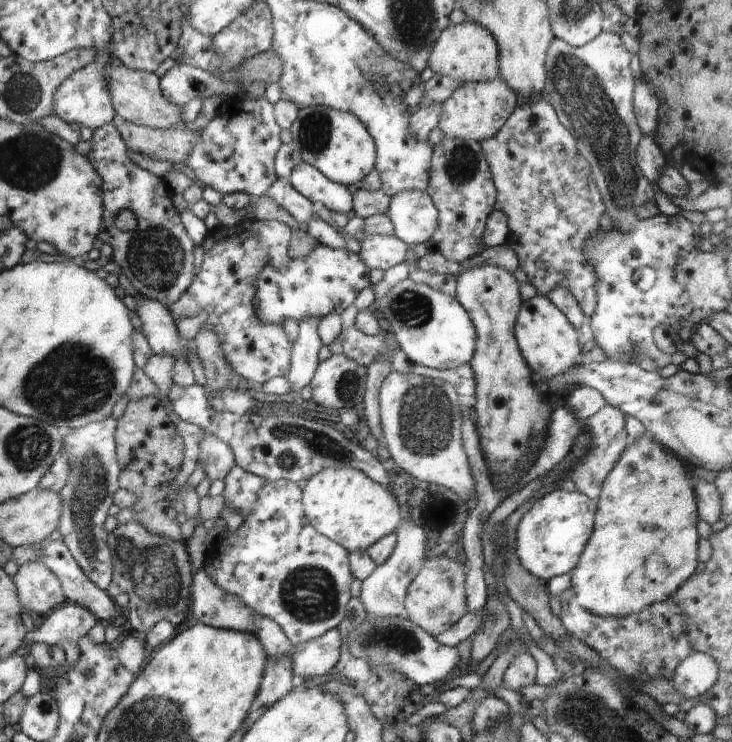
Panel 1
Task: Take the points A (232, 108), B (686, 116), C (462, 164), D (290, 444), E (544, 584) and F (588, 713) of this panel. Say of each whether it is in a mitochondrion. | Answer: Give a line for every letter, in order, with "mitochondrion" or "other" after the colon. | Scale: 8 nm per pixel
A: other
B: other
C: mitochondrion
D: mitochondrion
E: other
F: mitochondrion

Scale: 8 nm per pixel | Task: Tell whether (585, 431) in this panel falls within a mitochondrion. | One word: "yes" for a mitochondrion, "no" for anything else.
no

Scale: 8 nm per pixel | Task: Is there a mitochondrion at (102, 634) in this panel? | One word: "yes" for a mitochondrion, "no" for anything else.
no

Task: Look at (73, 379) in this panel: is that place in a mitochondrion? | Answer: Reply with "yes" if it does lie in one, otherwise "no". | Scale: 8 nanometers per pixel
yes

